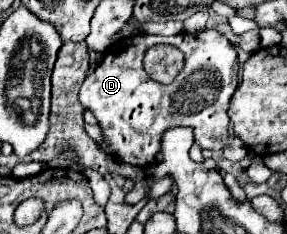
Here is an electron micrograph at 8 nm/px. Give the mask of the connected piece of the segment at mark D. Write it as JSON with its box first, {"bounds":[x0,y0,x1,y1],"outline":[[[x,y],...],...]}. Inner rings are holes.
{"bounds":[79,29,237,167],"outline":[[[209,29],[195,35],[179,33],[175,37],[145,35],[113,43],[99,67],[83,81],[79,101],[97,117],[105,143],[111,155],[117,155],[123,163],[147,167],[155,163],[155,155],[161,149],[161,133],[167,127],[189,125],[195,129],[195,141],[203,149],[223,149],[229,133],[229,101],[237,85],[237,53],[227,37]],[[169,43],[185,53],[185,69],[175,77],[171,85],[153,81],[143,69],[143,53],[157,45]]]}

